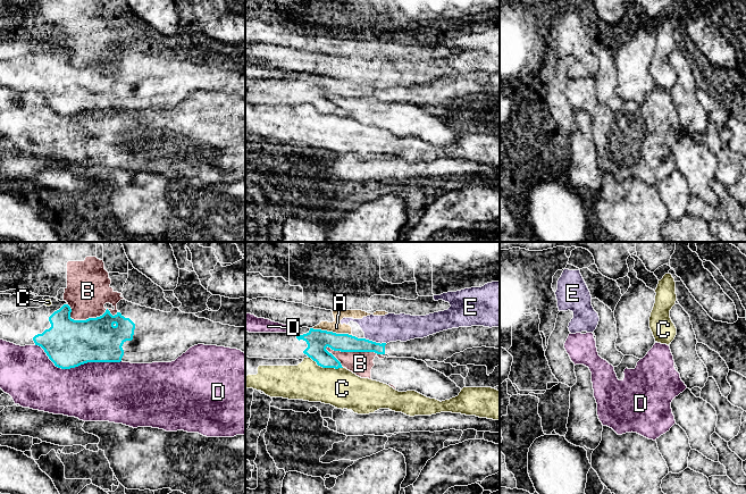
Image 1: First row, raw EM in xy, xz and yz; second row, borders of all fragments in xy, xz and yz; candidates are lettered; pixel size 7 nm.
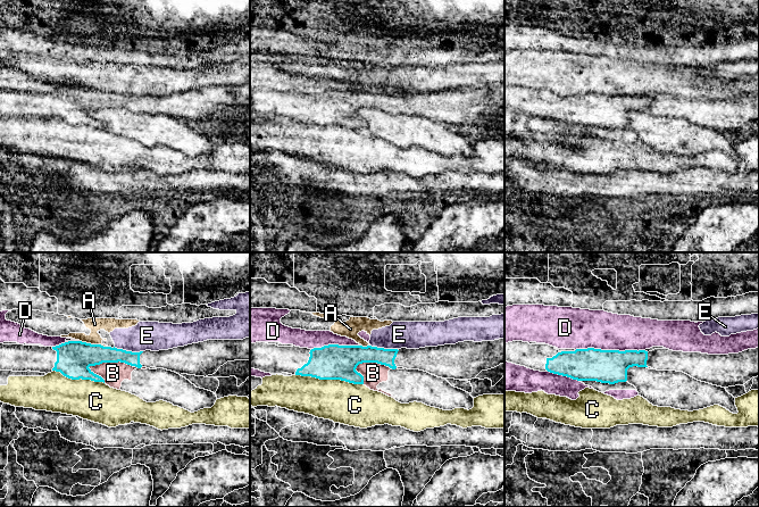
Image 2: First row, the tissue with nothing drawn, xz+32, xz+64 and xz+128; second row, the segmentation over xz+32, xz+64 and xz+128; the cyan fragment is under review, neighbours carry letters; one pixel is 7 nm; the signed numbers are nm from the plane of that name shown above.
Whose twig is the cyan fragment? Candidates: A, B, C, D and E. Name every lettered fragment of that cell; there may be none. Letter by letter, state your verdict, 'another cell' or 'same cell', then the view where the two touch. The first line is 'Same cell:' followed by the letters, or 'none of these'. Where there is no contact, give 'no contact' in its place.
Same cell: none of these
A: another cell; meets cyan in xz
B: another cell; meets cyan in xz
C: another cell; meets cyan in xz
D: another cell; meets cyan in xy
E: another cell; meets cyan in xz

